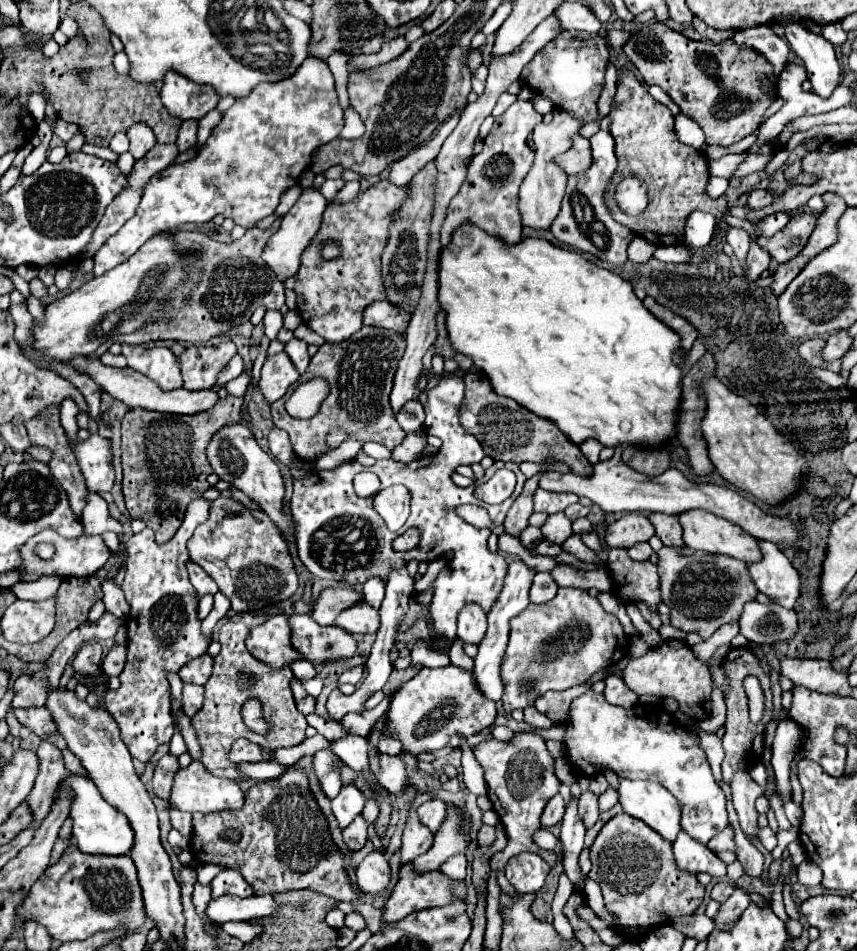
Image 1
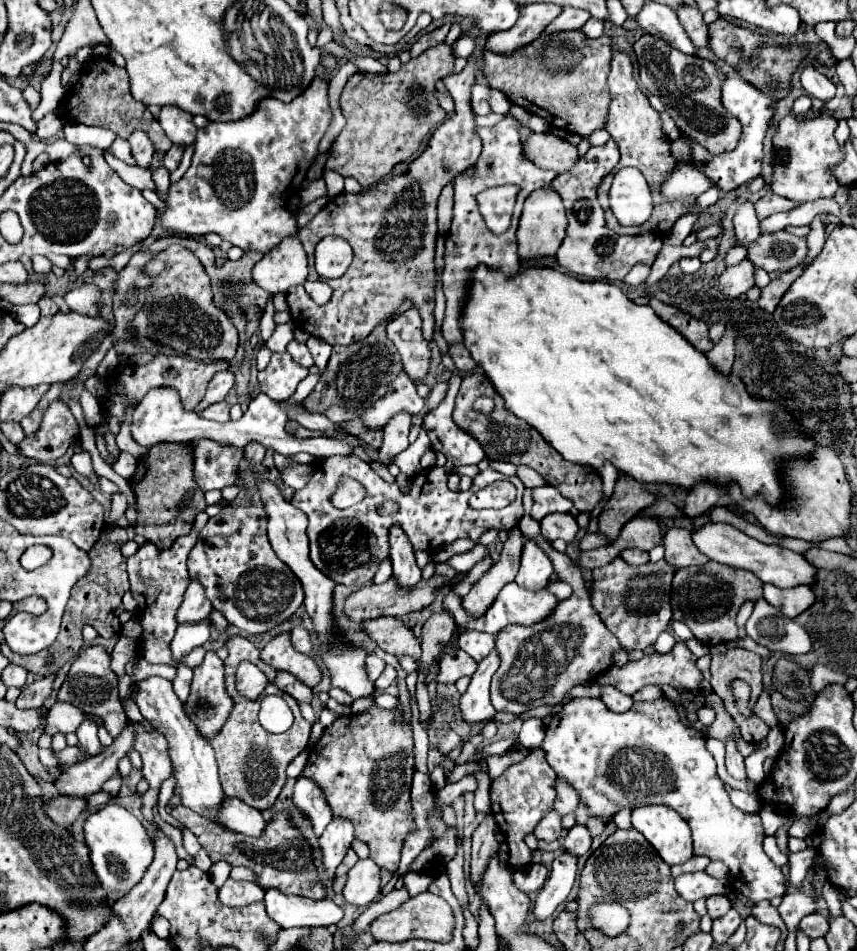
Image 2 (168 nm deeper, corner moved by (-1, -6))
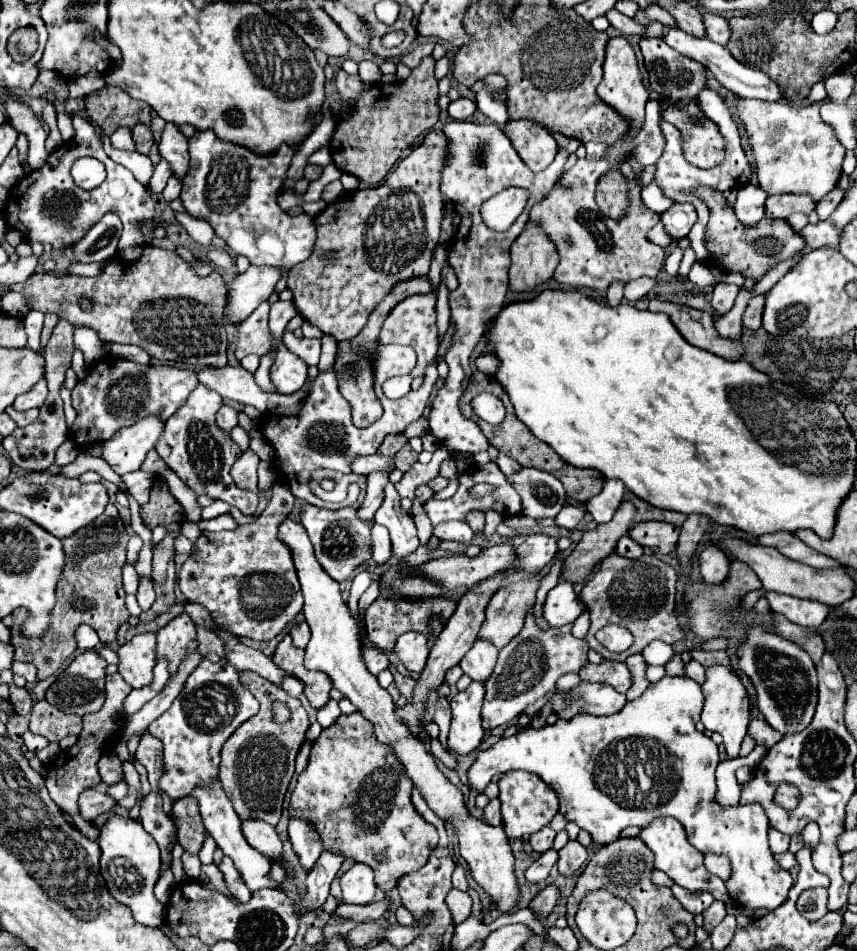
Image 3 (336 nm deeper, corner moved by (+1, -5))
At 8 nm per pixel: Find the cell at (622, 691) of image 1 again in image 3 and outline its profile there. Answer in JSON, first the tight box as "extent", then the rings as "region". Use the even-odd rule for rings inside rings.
{"extent":[553,682,625,718],"region":[[[581,682],[565,696],[553,696],[553,712],[559,718],[571,718],[573,714],[587,712],[595,716],[609,716],[625,706],[625,694],[619,694],[613,686]]]}

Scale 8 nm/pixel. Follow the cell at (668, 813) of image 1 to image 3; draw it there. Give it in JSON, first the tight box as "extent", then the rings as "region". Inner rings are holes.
{"extent":[641,818,729,902],"region":[[[655,818],[651,824],[647,824],[641,830],[641,840],[653,850],[655,854],[655,868],[663,870],[669,878],[675,880],[675,884],[697,892],[697,890],[707,890],[715,896],[715,900],[727,902],[729,894],[725,890],[725,884],[721,878],[715,878],[713,874],[709,874],[703,866],[703,854],[693,850],[693,846],[689,844],[687,836],[685,836],[685,828],[681,826],[681,822],[677,822],[675,818]]]}

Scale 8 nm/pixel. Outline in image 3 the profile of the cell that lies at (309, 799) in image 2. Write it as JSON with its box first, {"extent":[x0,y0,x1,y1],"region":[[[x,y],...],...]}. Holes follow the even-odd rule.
{"extent":[289,816,323,870],"region":[[[291,816],[289,818],[289,838],[293,842],[293,848],[303,864],[303,868],[311,870],[313,862],[317,862],[323,842],[319,832],[313,828],[313,822],[307,822],[301,816]]]}

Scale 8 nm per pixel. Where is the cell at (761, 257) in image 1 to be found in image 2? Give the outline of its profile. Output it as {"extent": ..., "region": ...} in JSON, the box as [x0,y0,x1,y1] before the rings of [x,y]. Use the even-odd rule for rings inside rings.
{"extent":[719,259,755,299],"region":[[[743,259],[739,265],[735,267],[727,267],[723,271],[723,275],[719,277],[719,287],[721,291],[731,297],[731,299],[737,299],[739,295],[747,293],[753,285],[755,285],[755,279],[753,279],[753,263]]]}

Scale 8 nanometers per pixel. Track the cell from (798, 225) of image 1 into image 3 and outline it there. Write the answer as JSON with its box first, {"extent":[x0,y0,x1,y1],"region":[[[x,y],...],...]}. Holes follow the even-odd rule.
{"extent":[697,190,805,278],"region":[[[697,190],[697,196],[709,206],[711,218],[707,226],[707,246],[711,252],[711,260],[705,262],[705,266],[721,266],[723,270],[739,270],[747,278],[763,278],[773,266],[777,266],[783,260],[793,258],[797,252],[803,250],[805,242],[803,238],[785,222],[785,220],[771,220],[763,218],[757,226],[747,228],[737,222],[733,208],[727,204],[721,192],[713,190]]]}

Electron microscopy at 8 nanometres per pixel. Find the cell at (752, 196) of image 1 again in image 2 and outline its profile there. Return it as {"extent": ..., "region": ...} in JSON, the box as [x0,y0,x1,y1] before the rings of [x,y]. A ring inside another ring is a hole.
{"extent":[755,193,797,219],"region":[[[765,193],[757,203],[755,203],[755,209],[757,209],[757,217],[759,219],[765,219],[773,213],[781,213],[781,211],[791,211],[793,207],[797,207],[795,201],[789,201],[789,199],[783,199],[775,193]]]}

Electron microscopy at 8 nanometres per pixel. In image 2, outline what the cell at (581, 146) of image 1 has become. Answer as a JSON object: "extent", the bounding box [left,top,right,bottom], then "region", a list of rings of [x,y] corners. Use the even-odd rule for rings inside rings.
{"extent":[523,133,579,173],"region":[[[531,133],[523,141],[523,155],[527,155],[537,167],[557,173],[569,171],[579,157],[575,145],[555,137],[553,133]]]}

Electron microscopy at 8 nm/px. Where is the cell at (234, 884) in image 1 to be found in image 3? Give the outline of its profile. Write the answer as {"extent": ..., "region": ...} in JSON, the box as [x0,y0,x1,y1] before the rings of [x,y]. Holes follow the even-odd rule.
{"extent":[219,856,251,902],"region":[[[225,856],[223,862],[219,864],[219,870],[223,872],[223,878],[225,878],[225,884],[227,884],[229,892],[231,892],[231,896],[233,896],[235,900],[239,900],[239,902],[249,902],[251,890],[245,886],[241,874],[237,874],[237,868],[233,866],[233,862],[231,862],[227,856]]]}

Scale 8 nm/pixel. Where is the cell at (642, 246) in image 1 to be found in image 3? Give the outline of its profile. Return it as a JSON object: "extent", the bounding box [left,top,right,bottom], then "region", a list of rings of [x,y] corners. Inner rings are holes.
{"extent":[607,282,625,306],"region":[[[611,282],[611,286],[607,288],[607,302],[613,306],[617,306],[621,300],[623,300],[623,288],[625,288],[625,282]]]}

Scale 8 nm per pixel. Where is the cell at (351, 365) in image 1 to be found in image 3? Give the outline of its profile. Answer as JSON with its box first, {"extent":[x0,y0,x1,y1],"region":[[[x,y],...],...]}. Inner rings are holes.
{"extent":[333,278,431,428],"region":[[[413,278],[413,280],[405,280],[405,282],[399,282],[387,296],[385,300],[377,306],[377,310],[373,310],[373,314],[369,316],[369,322],[365,324],[365,330],[361,330],[359,336],[351,338],[351,340],[343,340],[339,342],[339,350],[337,350],[337,362],[333,366],[335,370],[335,376],[337,376],[337,382],[339,382],[339,392],[341,396],[351,404],[351,410],[353,410],[353,422],[359,426],[359,428],[365,428],[369,424],[373,424],[381,414],[383,414],[383,408],[373,392],[373,352],[367,352],[367,354],[361,354],[359,350],[377,350],[381,344],[379,344],[379,332],[381,332],[381,326],[385,322],[385,318],[389,316],[389,312],[405,298],[409,296],[415,296],[415,294],[429,294],[431,292],[431,284],[427,278]]]}

